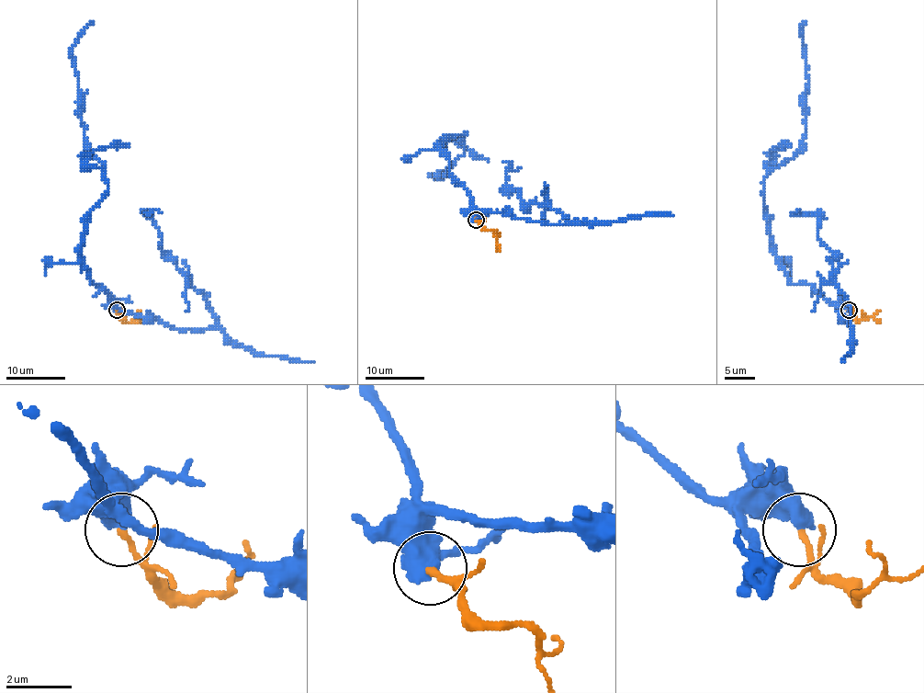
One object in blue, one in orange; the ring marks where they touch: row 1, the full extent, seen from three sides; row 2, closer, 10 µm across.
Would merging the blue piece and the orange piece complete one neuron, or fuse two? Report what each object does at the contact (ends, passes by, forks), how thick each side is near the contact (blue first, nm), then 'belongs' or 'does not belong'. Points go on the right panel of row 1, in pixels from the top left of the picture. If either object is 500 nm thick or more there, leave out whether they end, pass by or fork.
600/160 nm | does not belong

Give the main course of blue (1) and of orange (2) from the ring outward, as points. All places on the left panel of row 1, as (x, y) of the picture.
1: (116, 310), (91, 283), (80, 250), (87, 213), (107, 189), (106, 165), (87, 147), (71, 46), (94, 22)
2: (116, 310), (127, 322), (134, 322), (140, 310)

